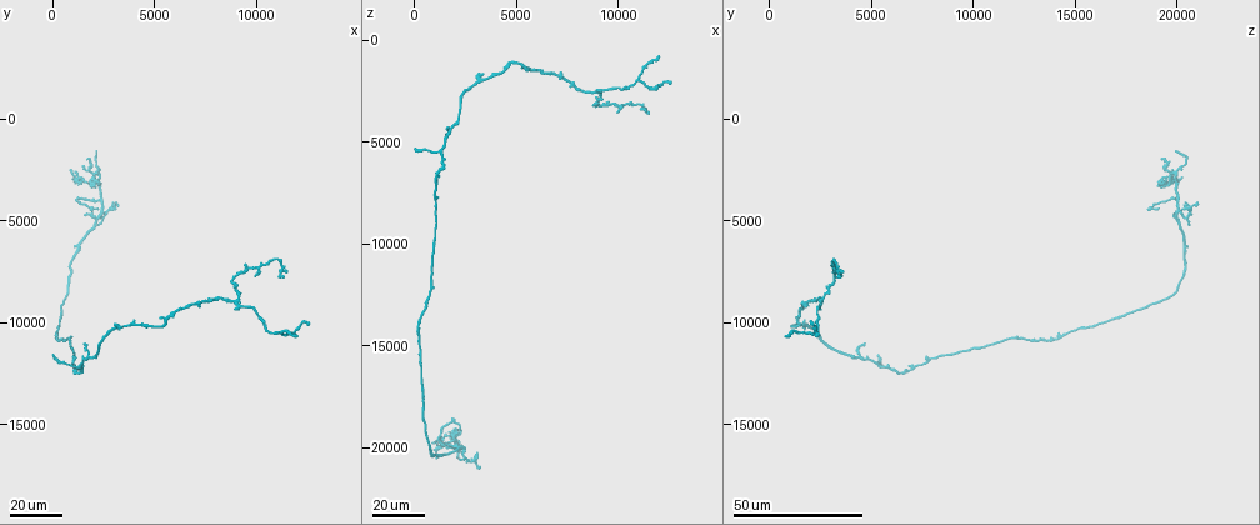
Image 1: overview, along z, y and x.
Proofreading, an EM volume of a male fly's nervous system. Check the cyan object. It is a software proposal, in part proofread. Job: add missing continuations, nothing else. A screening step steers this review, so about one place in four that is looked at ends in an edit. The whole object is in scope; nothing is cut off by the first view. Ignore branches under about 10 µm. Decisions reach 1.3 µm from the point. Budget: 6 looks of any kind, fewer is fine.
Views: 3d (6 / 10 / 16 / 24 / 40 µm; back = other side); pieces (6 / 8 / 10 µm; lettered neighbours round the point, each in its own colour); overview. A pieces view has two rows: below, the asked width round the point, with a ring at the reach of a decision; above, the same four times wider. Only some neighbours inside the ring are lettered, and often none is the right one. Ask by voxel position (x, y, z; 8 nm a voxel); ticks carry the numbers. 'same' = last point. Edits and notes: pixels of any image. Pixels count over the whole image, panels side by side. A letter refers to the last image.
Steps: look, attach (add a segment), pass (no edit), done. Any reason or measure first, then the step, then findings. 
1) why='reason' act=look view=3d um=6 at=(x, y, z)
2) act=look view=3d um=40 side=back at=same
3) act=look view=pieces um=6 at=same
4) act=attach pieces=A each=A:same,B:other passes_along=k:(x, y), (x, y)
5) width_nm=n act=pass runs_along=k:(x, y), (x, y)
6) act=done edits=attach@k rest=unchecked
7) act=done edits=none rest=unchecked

act=look view=3d um=24 at=(11400, 7800, 3300)

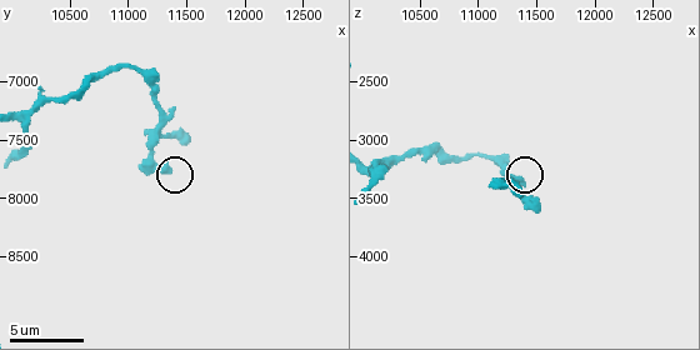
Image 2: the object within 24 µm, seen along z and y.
act=look view=pieces um=8 at=(11360, 7780, 3460)

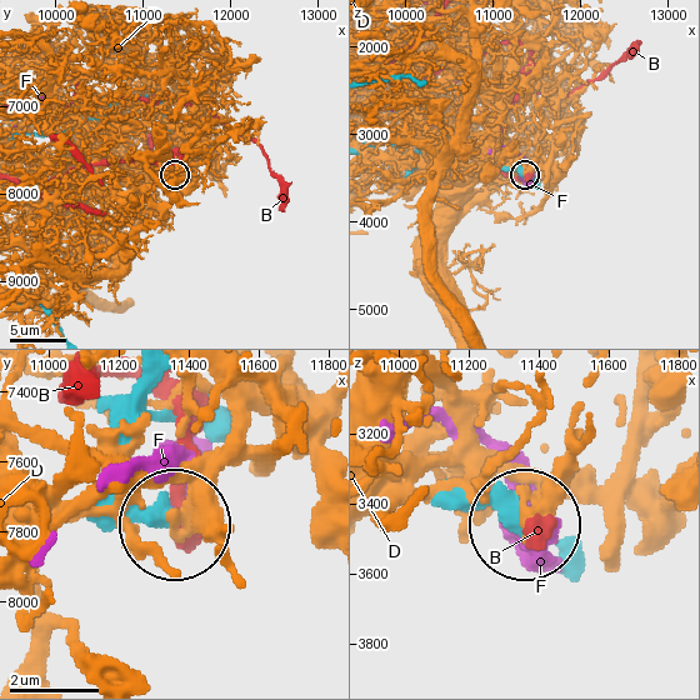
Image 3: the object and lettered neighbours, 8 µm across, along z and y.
act=pass each=B:other,D:other,F:other found='none of them fits'

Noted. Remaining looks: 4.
why='an open end' act=look view=3d um=24 at=(2200, 1600, 19900)

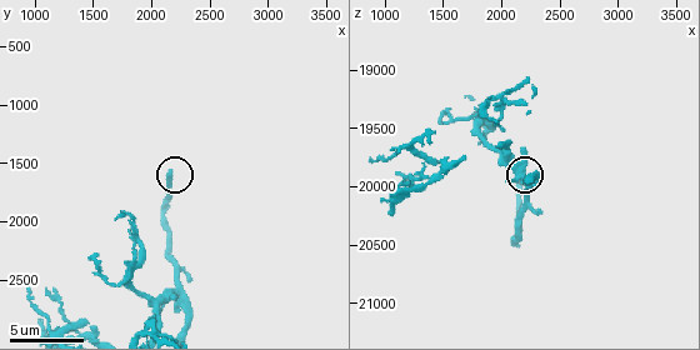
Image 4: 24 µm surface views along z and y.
act=look view=pieces um=10 at=same

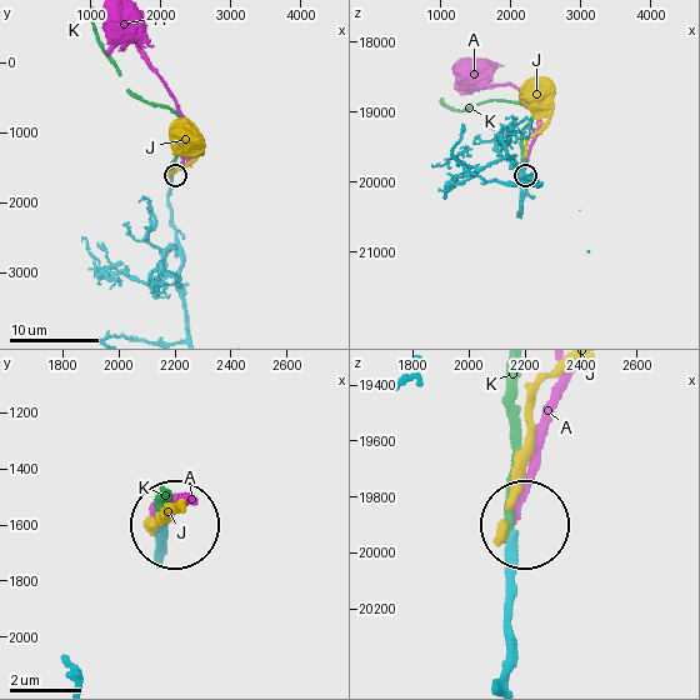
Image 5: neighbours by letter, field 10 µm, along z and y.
act=pass each=A:other,J:other,K:other runs_along=5:(500, 678), (515, 538) found='no lettered segment goes on from it'

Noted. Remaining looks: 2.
act=look view=3d um=40 at=(1700, 4600, 19900)

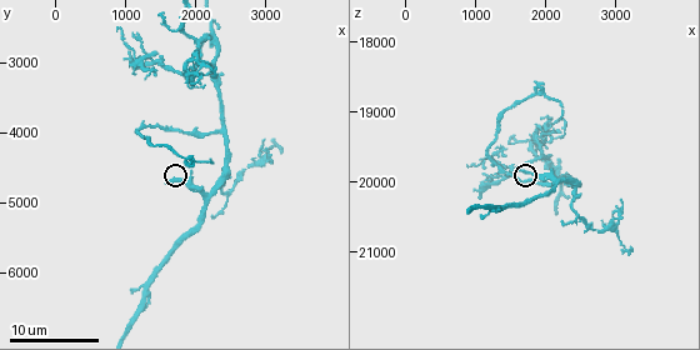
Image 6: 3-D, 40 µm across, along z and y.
why='what lies round it' act=look view=pieces um=6 at=(1550, 4750, 19850)

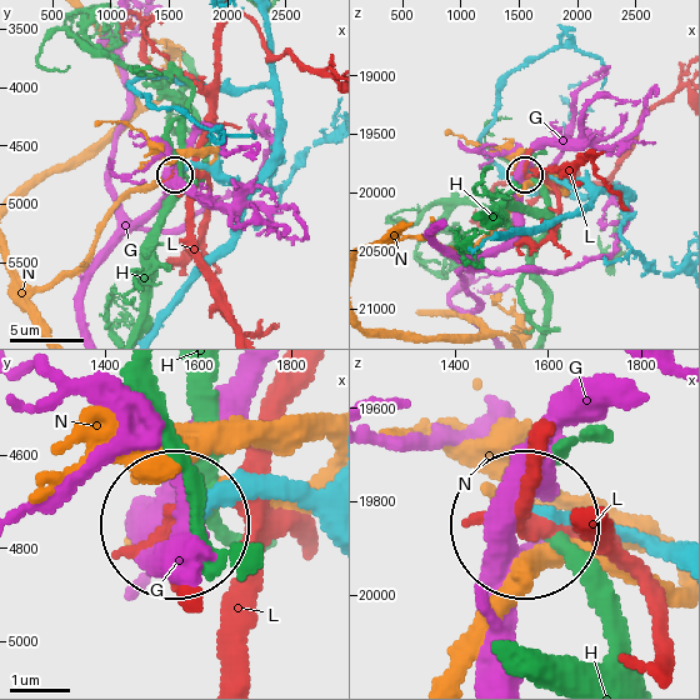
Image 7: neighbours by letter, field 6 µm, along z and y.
act=pass each=G:other,H:other,L:other,N:other runs_along=7:(668, 549), (538, 519) found='no lettered segment goes on from it'

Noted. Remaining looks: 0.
act=done edits=none rest=unchecked

